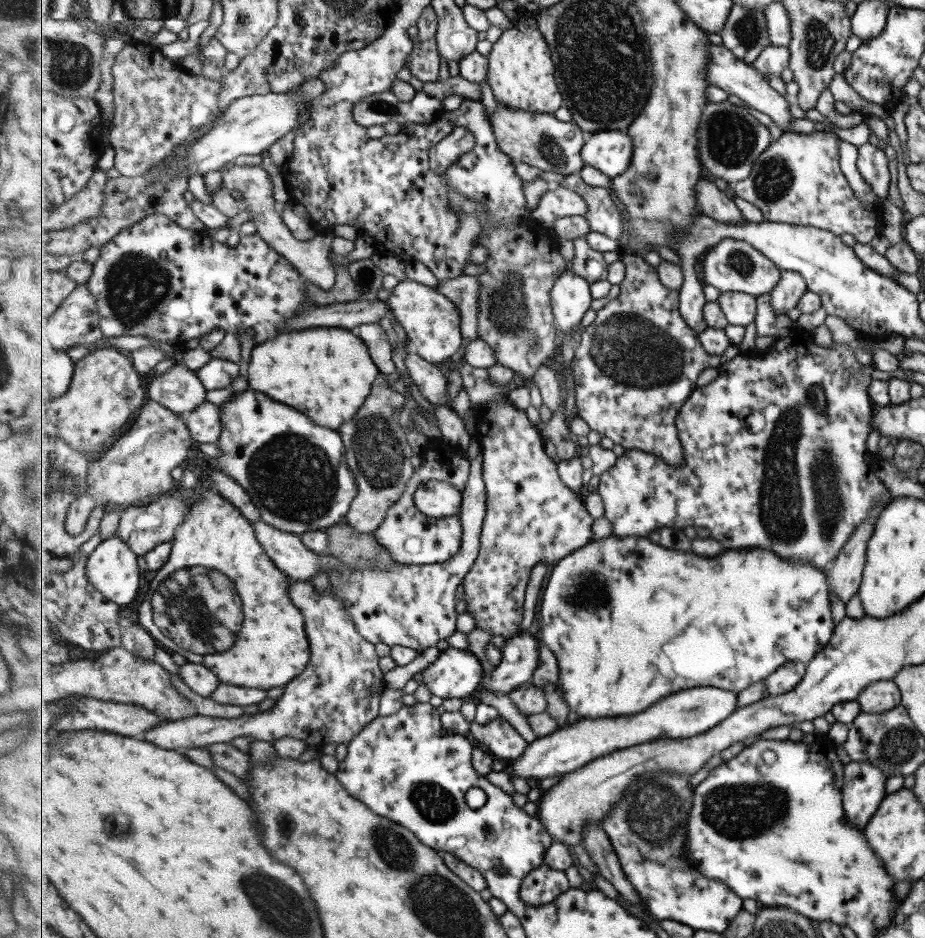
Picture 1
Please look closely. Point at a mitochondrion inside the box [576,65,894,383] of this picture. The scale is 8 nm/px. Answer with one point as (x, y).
(730, 138)

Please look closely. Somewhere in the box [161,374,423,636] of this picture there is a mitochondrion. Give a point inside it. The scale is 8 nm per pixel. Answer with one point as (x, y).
(292, 477)

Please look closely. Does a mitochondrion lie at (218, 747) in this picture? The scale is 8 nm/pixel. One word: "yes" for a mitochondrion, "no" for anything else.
no

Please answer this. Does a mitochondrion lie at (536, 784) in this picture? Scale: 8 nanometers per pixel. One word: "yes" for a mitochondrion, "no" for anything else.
no

